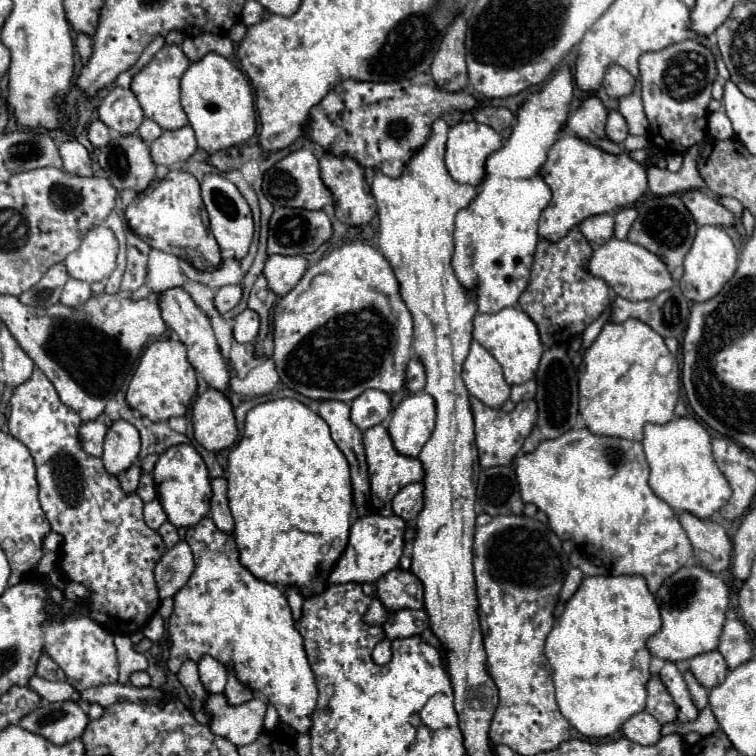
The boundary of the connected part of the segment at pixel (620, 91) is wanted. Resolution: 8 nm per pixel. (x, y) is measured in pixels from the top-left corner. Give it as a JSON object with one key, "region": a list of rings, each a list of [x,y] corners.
{"region":[[[611,64],[607,68],[603,78],[603,88],[607,90],[609,96],[623,98],[633,92],[633,86],[635,86],[635,78],[625,68],[621,68],[619,64]]]}

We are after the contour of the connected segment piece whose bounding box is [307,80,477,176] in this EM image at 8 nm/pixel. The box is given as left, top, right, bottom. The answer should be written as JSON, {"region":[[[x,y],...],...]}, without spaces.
{"region":[[[355,80],[341,82],[317,108],[311,112],[311,128],[309,134],[311,140],[319,146],[323,146],[325,152],[333,152],[337,156],[349,156],[357,160],[363,168],[375,168],[383,170],[387,176],[399,176],[401,168],[405,168],[405,162],[425,140],[431,136],[431,124],[433,120],[441,118],[445,112],[451,110],[473,110],[477,100],[467,92],[441,92],[427,84],[411,84],[409,80],[401,82],[389,82],[389,84],[361,84]]]}

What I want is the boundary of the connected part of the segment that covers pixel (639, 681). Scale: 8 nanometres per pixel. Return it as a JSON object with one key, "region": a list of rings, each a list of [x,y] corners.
{"region":[[[587,576],[583,578],[579,590],[571,596],[571,600],[567,602],[563,614],[557,618],[553,630],[549,632],[547,636],[547,642],[545,642],[545,656],[551,664],[551,672],[553,672],[553,684],[555,684],[555,692],[557,692],[557,704],[559,704],[559,710],[561,714],[569,720],[569,724],[579,730],[581,736],[585,738],[607,738],[615,732],[621,730],[621,726],[637,712],[643,712],[645,710],[645,700],[647,700],[647,682],[651,678],[651,672],[649,672],[649,662],[651,662],[651,652],[647,650],[647,640],[657,634],[661,628],[661,616],[659,616],[659,606],[655,602],[655,596],[649,592],[645,580],[641,576]]]}

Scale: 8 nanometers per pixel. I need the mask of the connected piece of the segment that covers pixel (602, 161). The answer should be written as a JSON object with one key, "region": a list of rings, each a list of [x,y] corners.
{"region":[[[571,132],[561,134],[549,150],[545,166],[541,168],[553,198],[551,204],[541,212],[539,236],[557,240],[557,236],[565,236],[569,228],[579,226],[589,216],[611,214],[617,206],[633,206],[647,192],[647,170],[663,156],[665,154],[661,150],[651,148],[651,154],[645,162],[635,162],[629,152],[611,154]]]}

